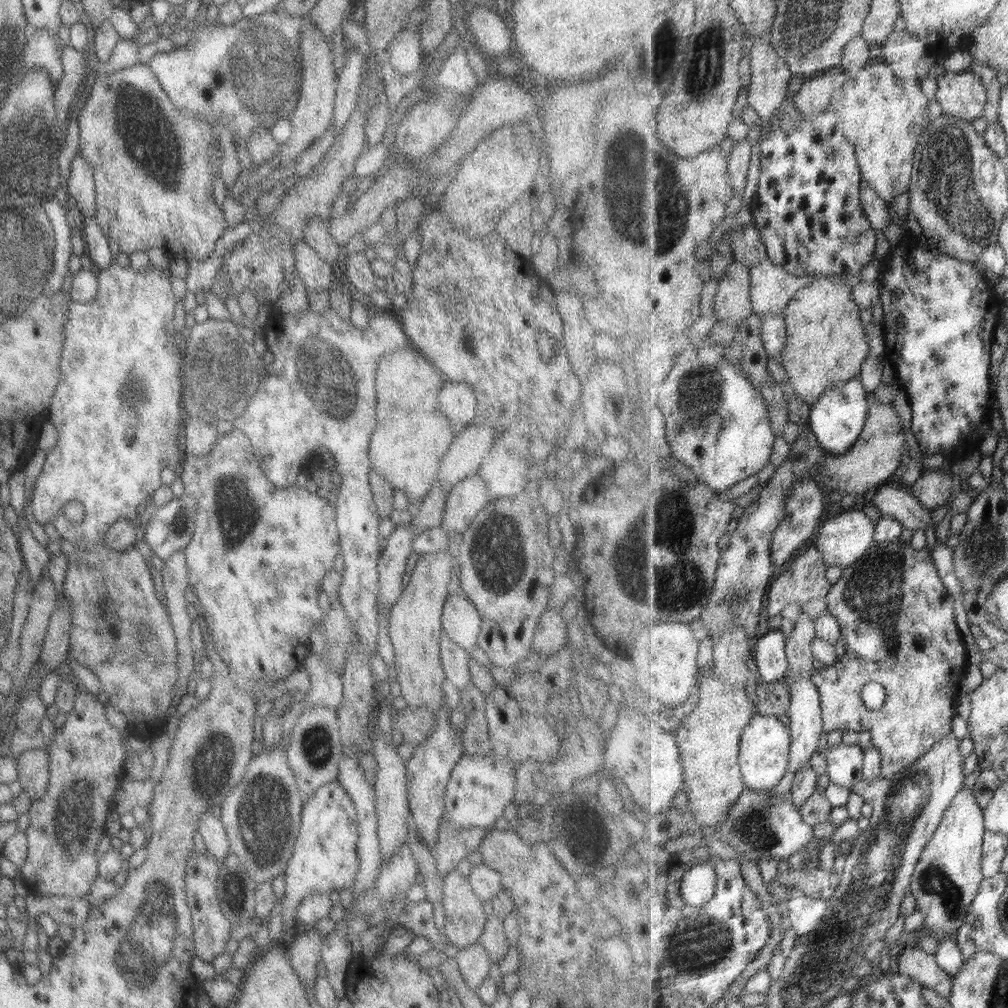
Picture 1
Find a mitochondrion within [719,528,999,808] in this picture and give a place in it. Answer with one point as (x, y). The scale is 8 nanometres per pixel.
(872, 593)

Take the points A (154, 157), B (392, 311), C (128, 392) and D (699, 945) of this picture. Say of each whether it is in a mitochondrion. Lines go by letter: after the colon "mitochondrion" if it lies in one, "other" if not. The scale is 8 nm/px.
A: mitochondrion
B: other
C: mitochondrion
D: mitochondrion

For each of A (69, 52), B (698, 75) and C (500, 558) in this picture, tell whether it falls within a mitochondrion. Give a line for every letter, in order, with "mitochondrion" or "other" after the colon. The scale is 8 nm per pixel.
A: other
B: mitochondrion
C: mitochondrion

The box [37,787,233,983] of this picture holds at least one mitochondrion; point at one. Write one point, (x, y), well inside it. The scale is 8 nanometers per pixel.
(75, 807)

